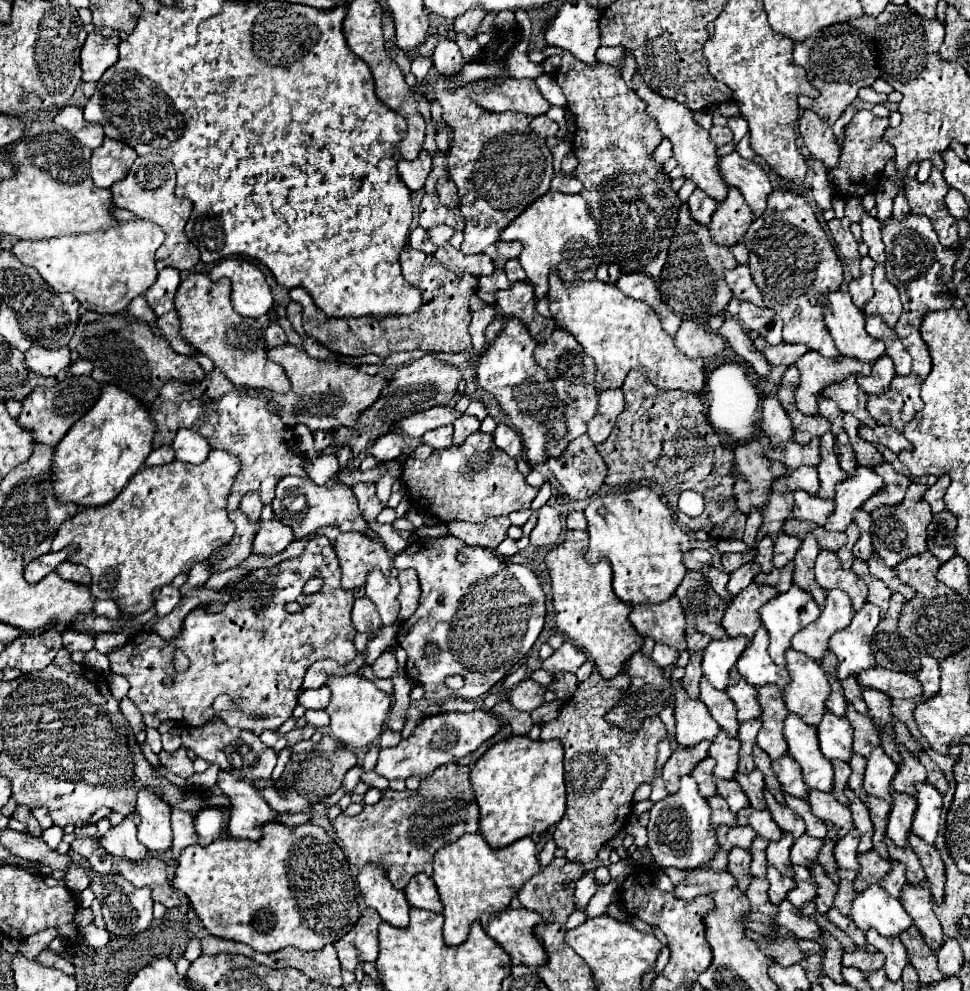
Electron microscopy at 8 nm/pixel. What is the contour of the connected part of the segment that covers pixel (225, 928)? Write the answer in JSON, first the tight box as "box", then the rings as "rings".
{"box":[172,822,360,954],"rings":[[[268,822],[262,826],[260,840],[218,838],[206,848],[200,844],[188,846],[178,858],[172,884],[190,898],[192,908],[212,936],[248,944],[264,954],[278,952],[286,946],[320,950],[348,934],[360,918],[348,860],[326,830],[314,824],[286,826],[280,822]]]}

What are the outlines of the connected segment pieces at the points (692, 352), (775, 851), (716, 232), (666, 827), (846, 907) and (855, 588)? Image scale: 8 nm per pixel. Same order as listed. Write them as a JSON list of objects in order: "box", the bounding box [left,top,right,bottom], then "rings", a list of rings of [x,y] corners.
[{"box":[674,318,724,358],"rings":[[[688,318],[682,320],[674,342],[688,358],[710,358],[720,354],[724,348],[724,340],[720,334],[708,332],[698,322]]]},{"box":[766,832,794,876],"rings":[[[782,832],[782,838],[776,840],[776,842],[770,842],[768,848],[766,848],[766,858],[768,858],[768,862],[770,862],[778,872],[782,872],[784,876],[794,876],[794,874],[792,874],[792,868],[790,868],[790,858],[788,858],[788,852],[790,852],[792,842],[794,842],[792,834]]]},{"box":[708,188,754,246],"rings":[[[730,188],[724,202],[720,202],[716,212],[712,214],[708,230],[718,244],[732,246],[742,240],[752,220],[754,220],[754,214],[750,206],[744,202],[740,190]]]},{"box":[646,776,718,870],"rings":[[[692,776],[680,778],[680,790],[676,794],[670,794],[664,800],[654,802],[650,810],[650,822],[646,828],[650,852],[654,854],[656,864],[662,868],[674,866],[686,870],[706,866],[718,846],[716,832],[710,828],[710,806],[700,796]]]},{"box":[834,868,856,916],"rings":[[[838,868],[838,892],[836,892],[836,898],[834,898],[834,906],[844,914],[848,916],[850,914],[850,902],[854,898],[854,888],[852,888],[852,880],[856,876],[856,872],[852,870],[844,870],[844,868]]]},{"box":[814,550,868,610],"rings":[[[820,550],[818,558],[816,558],[814,572],[816,572],[816,582],[822,588],[844,590],[850,596],[854,610],[860,610],[862,604],[866,602],[866,594],[868,594],[866,582],[862,578],[858,578],[852,570],[844,570],[834,552]]]}]

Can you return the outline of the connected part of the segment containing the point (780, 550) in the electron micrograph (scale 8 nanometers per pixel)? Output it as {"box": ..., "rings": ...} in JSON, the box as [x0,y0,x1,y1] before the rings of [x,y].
{"box":[772,532,800,566],"rings":[[[780,532],[774,540],[774,558],[772,558],[774,566],[784,566],[788,560],[792,560],[798,546],[800,546],[798,538],[792,538],[792,536]]]}

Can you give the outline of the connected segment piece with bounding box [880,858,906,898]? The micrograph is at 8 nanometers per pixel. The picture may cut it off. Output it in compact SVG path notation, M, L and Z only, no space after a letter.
M888 858L888 862L892 862L892 874L886 874L882 880L880 880L880 886L894 898L898 898L900 894L900 888L906 884L906 866L900 864L900 862L894 862Z

